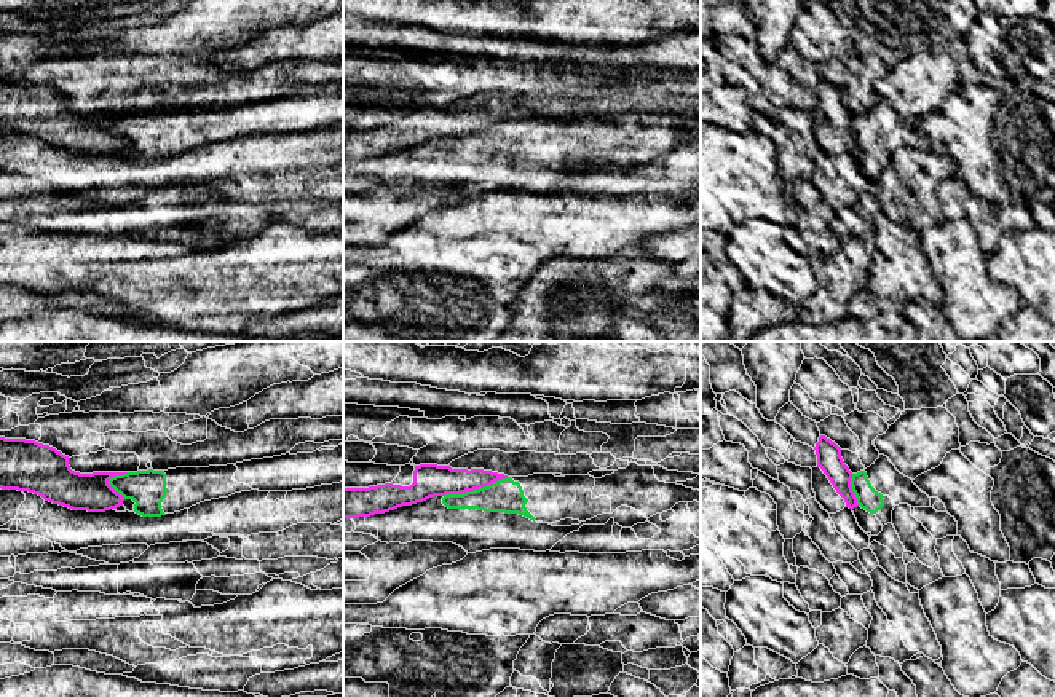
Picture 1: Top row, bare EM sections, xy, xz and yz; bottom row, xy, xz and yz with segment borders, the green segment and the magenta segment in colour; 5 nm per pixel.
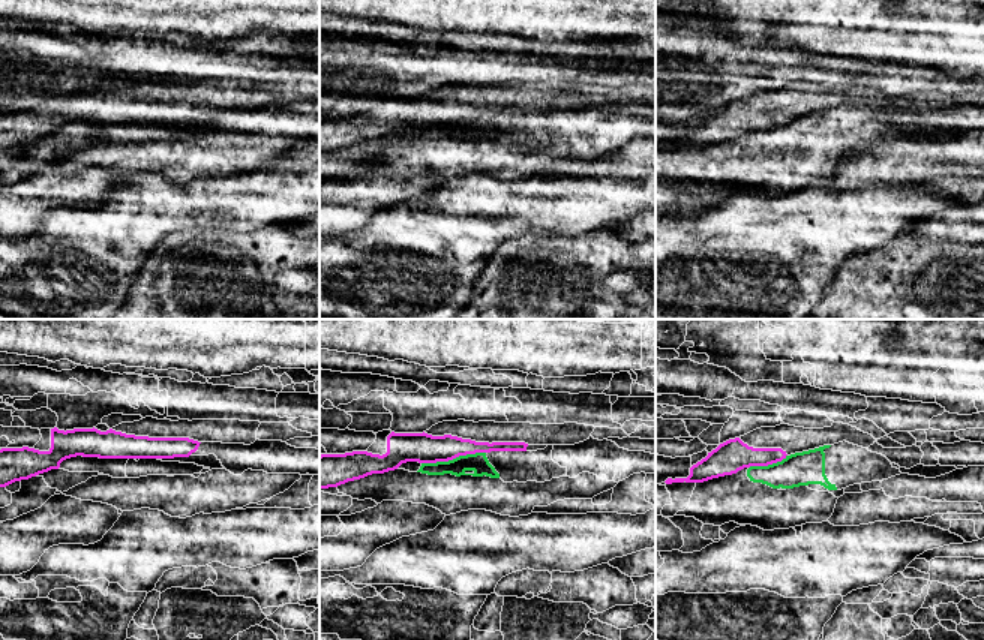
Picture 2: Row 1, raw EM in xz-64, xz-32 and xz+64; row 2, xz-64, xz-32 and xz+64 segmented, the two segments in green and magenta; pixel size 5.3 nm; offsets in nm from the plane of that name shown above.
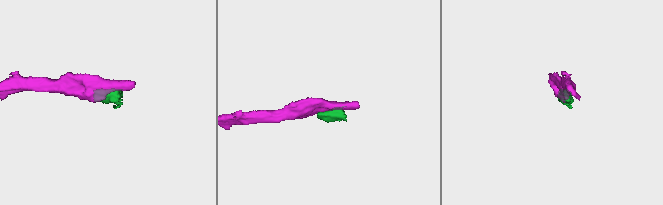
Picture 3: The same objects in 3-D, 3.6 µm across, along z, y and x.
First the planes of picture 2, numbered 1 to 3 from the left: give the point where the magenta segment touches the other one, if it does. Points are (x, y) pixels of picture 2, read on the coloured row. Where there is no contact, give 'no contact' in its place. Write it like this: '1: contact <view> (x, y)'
1: no contact
2: contact xz-32 (453, 459)
3: contact xz+64 (768, 465)

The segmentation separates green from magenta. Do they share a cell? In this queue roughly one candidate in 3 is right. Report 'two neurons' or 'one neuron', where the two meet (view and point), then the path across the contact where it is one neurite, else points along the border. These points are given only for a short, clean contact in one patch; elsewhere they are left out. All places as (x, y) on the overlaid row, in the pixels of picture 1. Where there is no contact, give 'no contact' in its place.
two neurons; meets green in xz at (476, 490); border along xz (508, 477), (444, 496)

